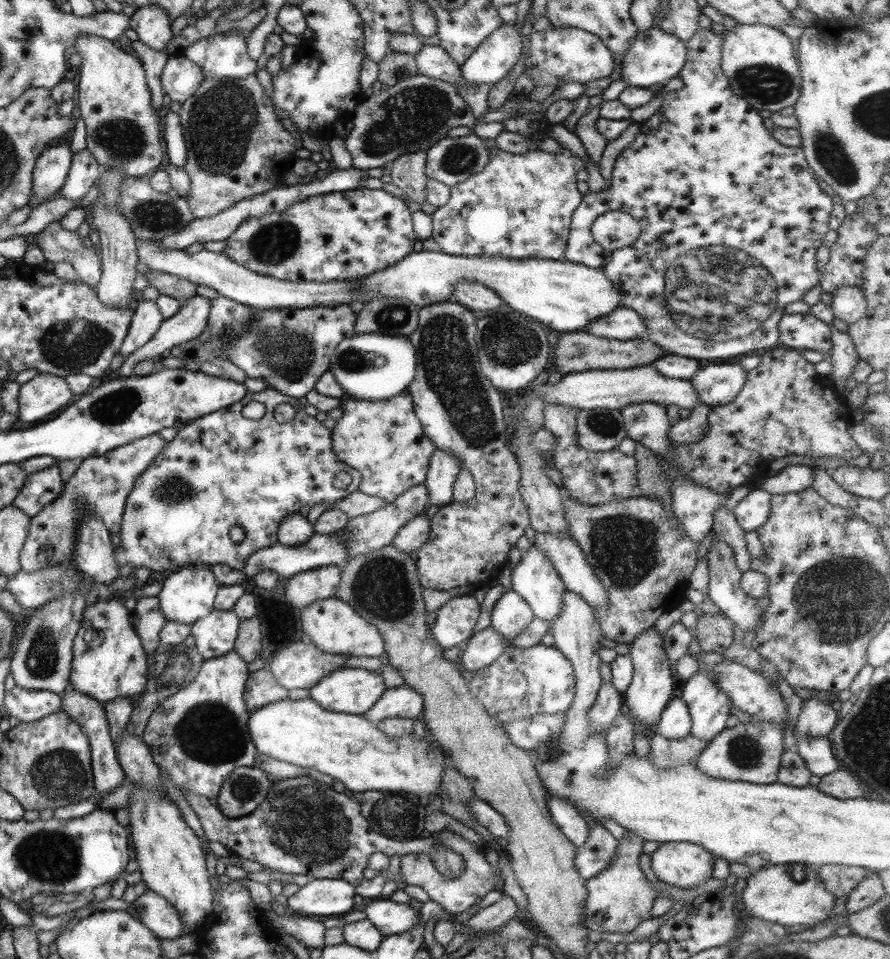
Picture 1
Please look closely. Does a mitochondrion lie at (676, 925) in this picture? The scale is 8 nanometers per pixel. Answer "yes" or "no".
no

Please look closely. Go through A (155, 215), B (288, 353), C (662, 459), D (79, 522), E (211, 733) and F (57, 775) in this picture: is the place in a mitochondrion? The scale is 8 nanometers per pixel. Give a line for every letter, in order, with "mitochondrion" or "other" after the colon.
A: mitochondrion
B: mitochondrion
C: other
D: other
E: mitochondrion
F: mitochondrion

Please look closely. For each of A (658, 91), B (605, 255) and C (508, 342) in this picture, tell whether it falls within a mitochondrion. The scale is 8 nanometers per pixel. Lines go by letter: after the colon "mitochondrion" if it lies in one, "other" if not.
A: other
B: other
C: mitochondrion

